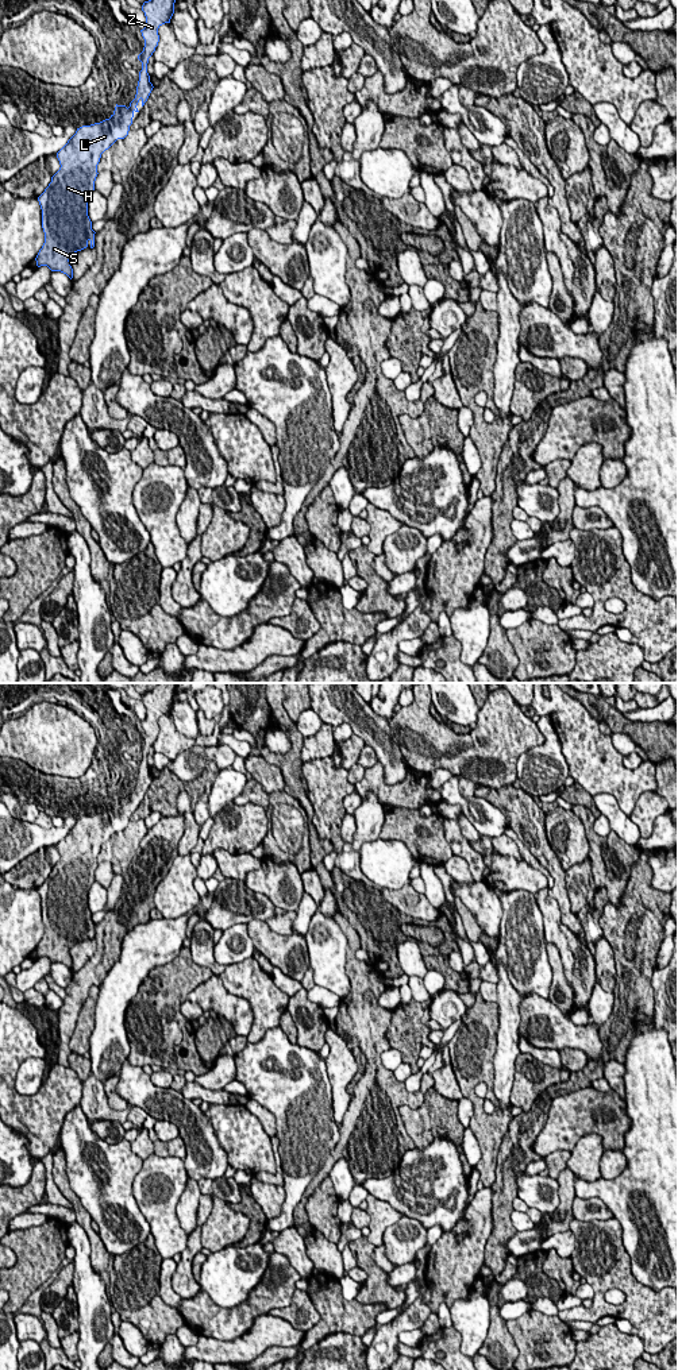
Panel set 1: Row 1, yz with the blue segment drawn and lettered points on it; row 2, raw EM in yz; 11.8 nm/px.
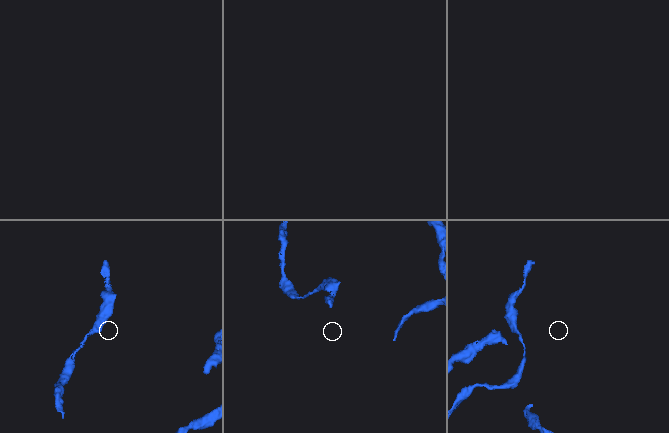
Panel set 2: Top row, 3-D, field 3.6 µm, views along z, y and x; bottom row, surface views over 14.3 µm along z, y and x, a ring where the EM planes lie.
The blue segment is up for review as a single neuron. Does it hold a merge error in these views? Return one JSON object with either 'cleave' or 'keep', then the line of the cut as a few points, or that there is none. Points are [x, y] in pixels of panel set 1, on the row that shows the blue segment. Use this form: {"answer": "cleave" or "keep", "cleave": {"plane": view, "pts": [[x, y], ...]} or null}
{"answer": "keep", "cleave": null}

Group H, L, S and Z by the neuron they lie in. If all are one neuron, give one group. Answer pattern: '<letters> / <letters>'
H L S Z

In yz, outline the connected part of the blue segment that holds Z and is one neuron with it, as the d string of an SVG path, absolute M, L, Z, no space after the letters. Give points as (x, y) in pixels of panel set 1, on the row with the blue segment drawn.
M149 0L142 5L146 16L146 27L140 30L145 47L138 55L142 70L130 107L116 104L109 119L77 128L57 153L61 167L38 197L45 232L45 243L35 258L38 267L47 266L51 271L61 271L72 279L70 256L88 246L95 247L96 232L88 216L88 201L95 190L97 165L105 150L128 135L134 113L139 112L138 103L140 101L143 107L154 88L147 63L159 42L158 28L170 23L174 3L176 0Z

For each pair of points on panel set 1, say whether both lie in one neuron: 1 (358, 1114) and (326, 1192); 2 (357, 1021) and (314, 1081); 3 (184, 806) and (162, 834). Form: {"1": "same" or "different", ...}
{"1": "different", "2": "different", "3": "different"}

